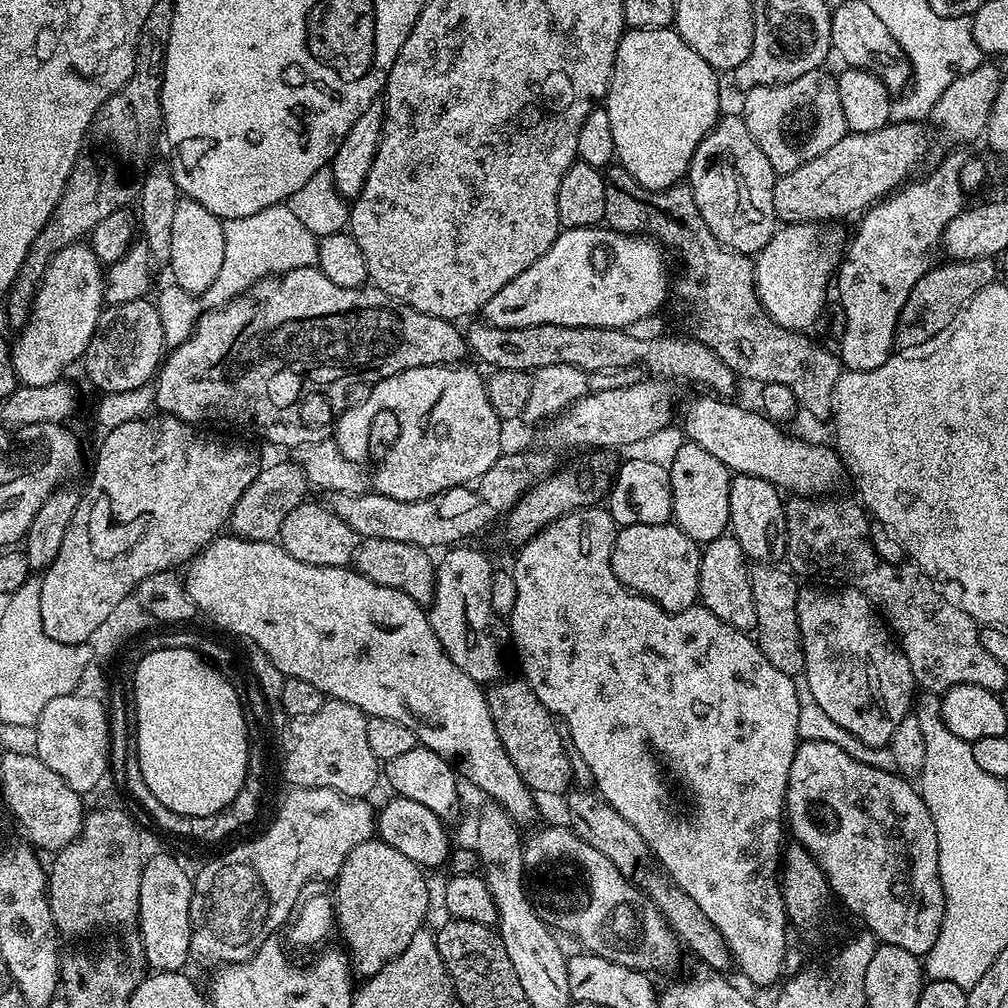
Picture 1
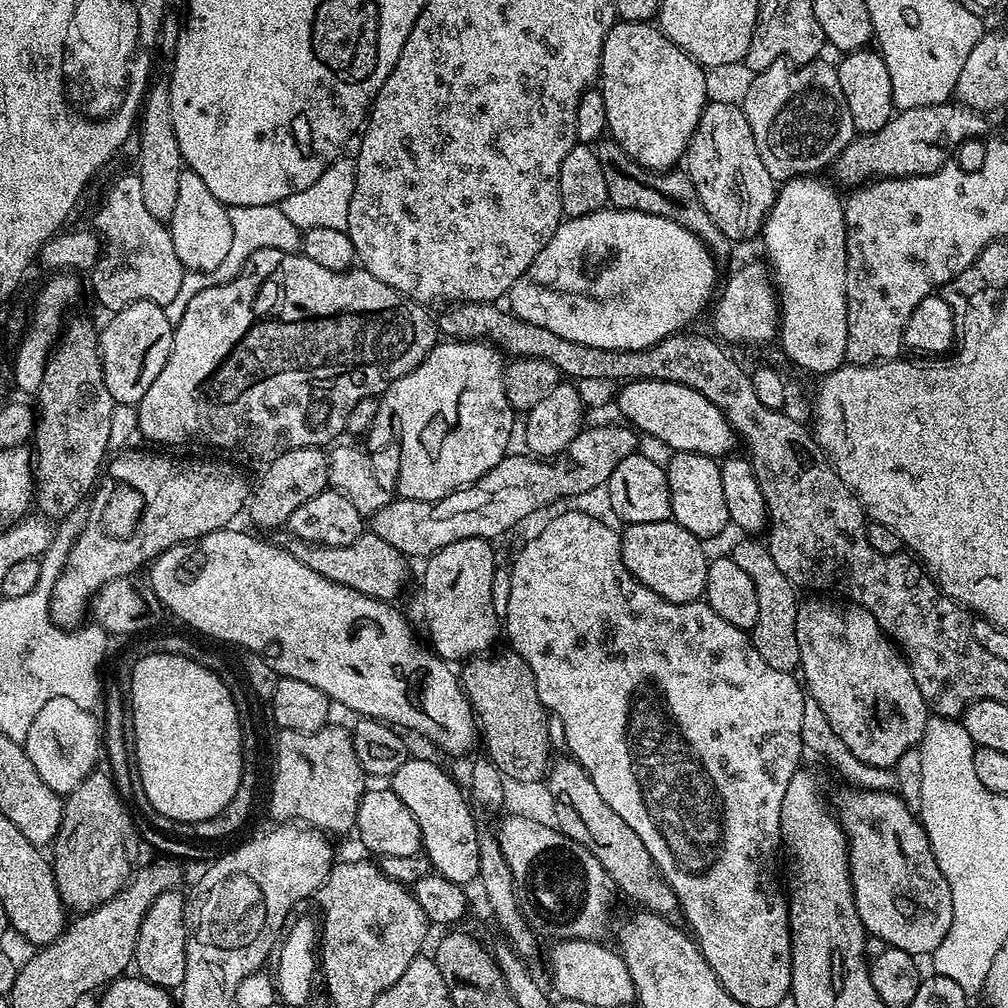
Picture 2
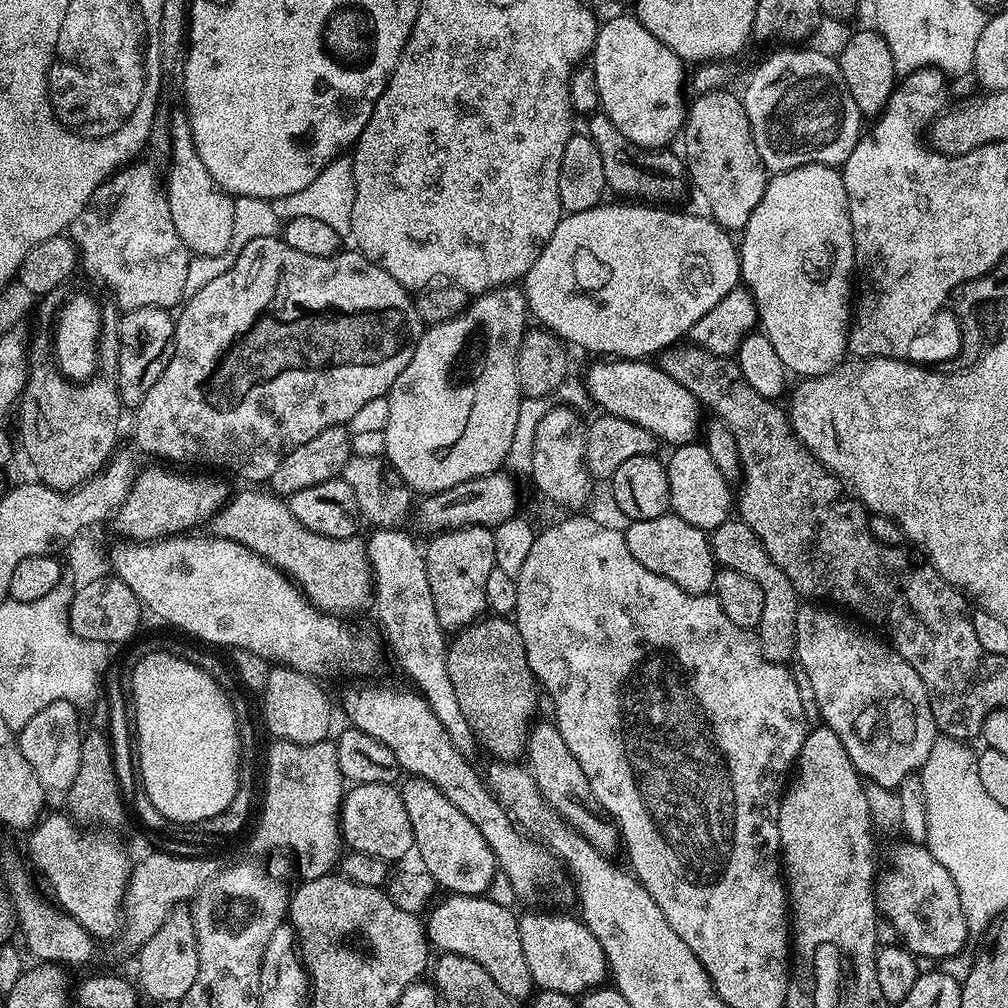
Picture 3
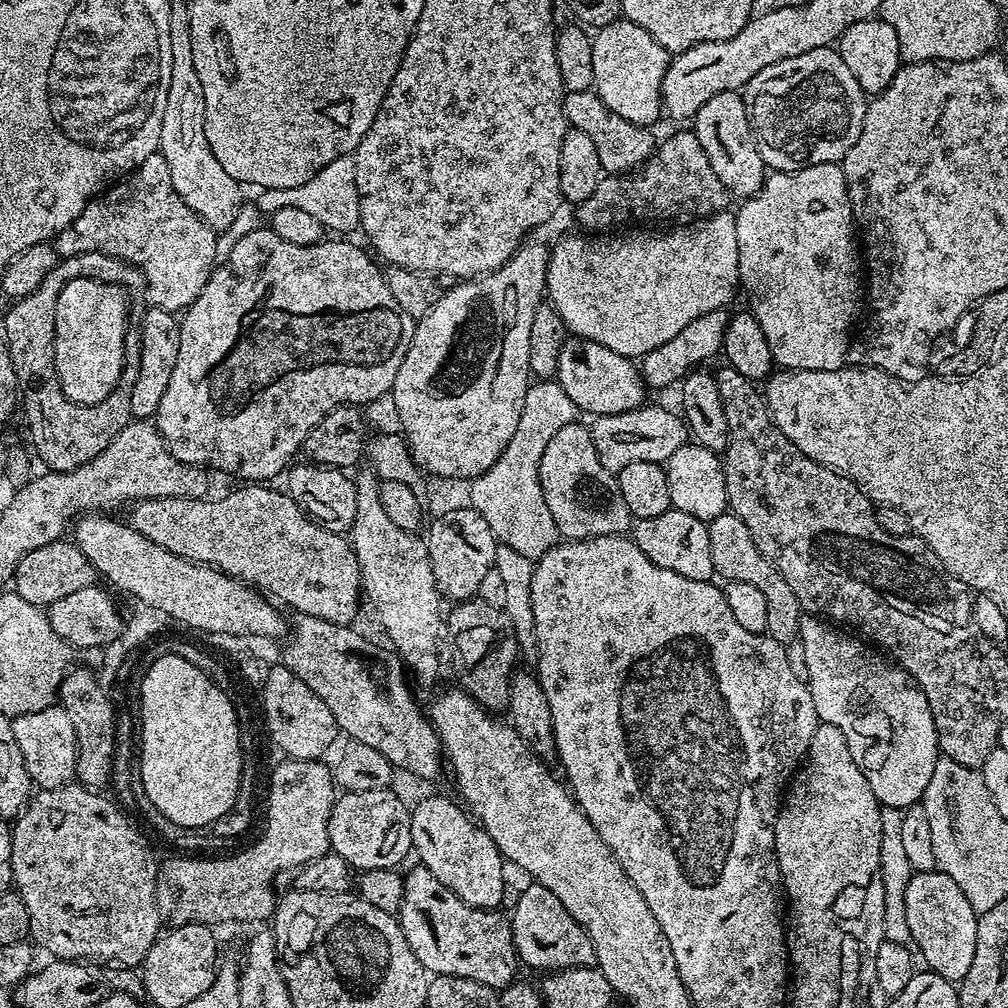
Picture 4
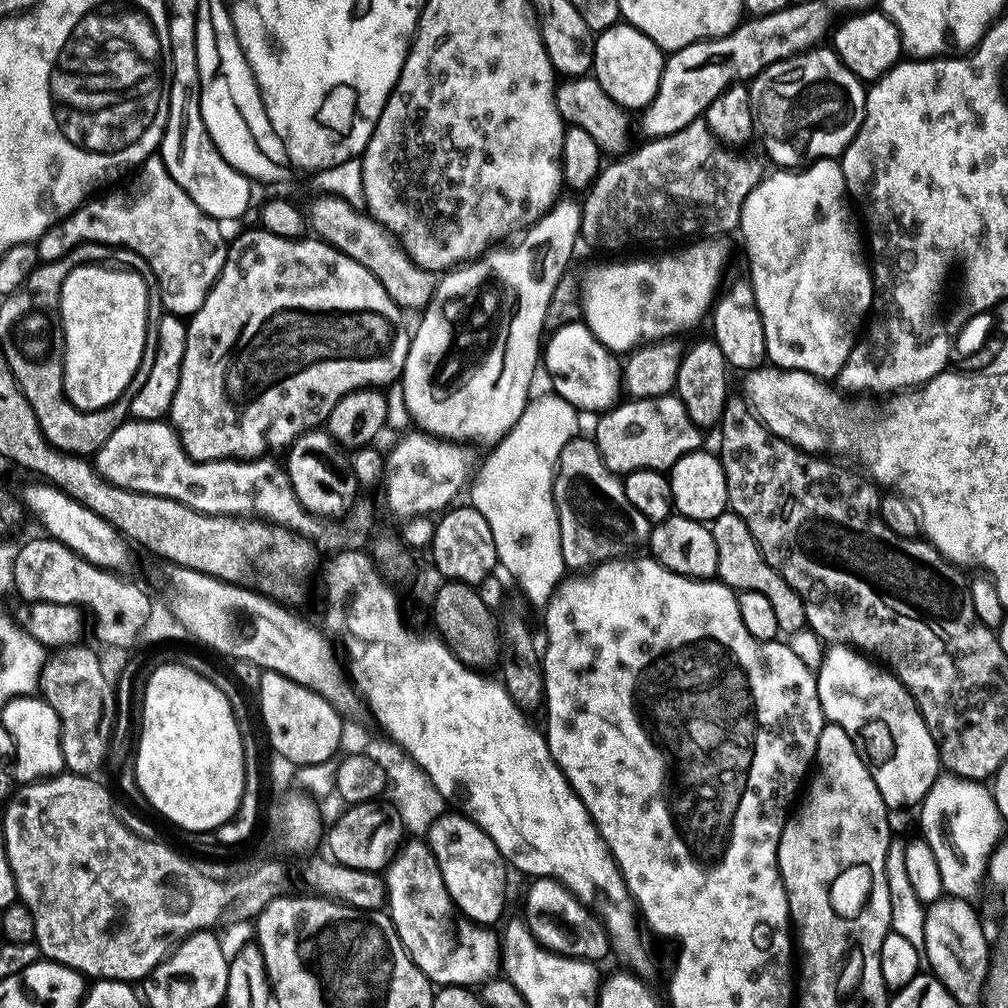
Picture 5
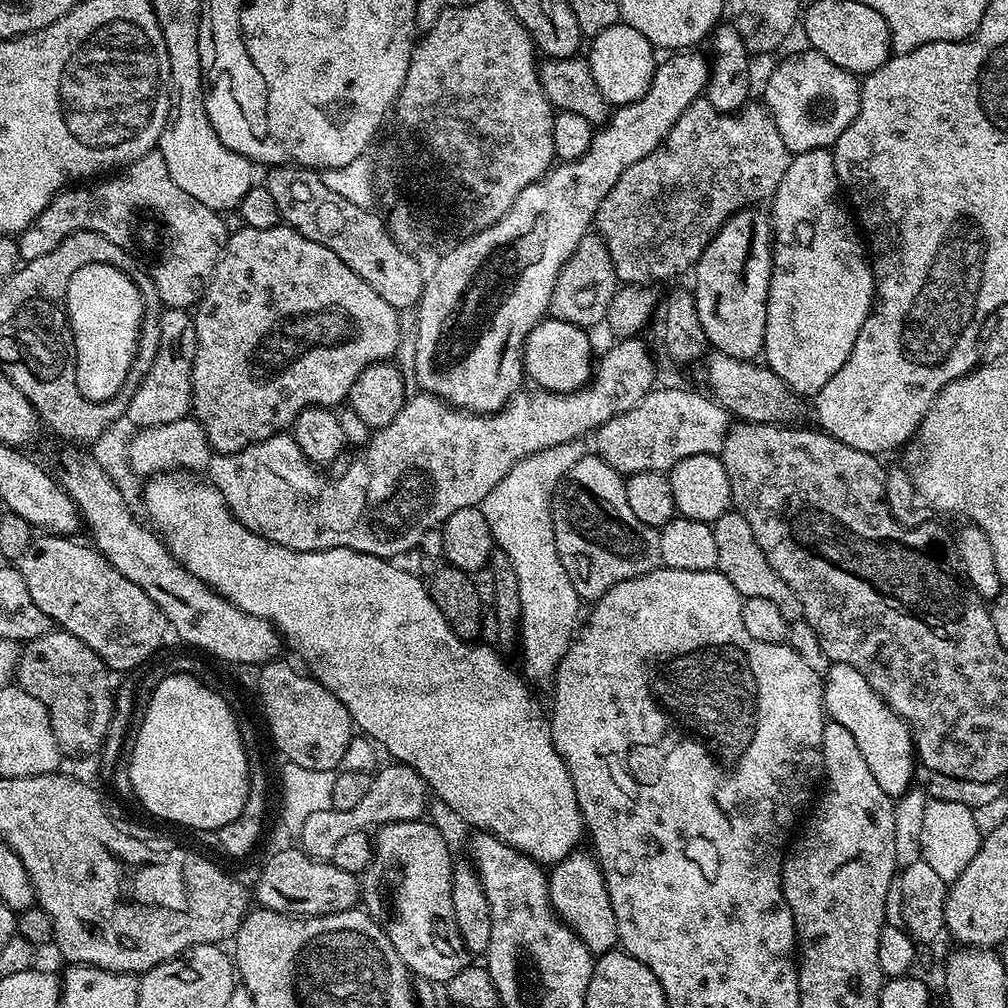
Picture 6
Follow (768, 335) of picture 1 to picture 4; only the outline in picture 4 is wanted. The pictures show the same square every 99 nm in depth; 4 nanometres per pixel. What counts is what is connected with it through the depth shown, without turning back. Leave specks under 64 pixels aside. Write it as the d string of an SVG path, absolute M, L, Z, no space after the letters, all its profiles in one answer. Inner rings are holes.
M594 90L587 92L569 92L564 98L564 116L571 127L582 130L594 141L598 149L598 162L601 169L608 174L627 174L635 172L652 157L658 147L658 136L651 127L626 122L622 114L614 114L606 102Z

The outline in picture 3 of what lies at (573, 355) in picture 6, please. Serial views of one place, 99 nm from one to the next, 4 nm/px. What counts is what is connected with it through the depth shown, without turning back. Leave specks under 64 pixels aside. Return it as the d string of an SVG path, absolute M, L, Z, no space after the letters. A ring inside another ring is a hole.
M600 358L597 361L597 364L589 366L588 377L585 378L584 384L588 387L593 402L600 407L601 413L617 416L626 422L634 422L656 437L657 441L664 443L665 440L668 446L691 444L701 435L702 405L700 401L694 398L694 394L690 394L690 390L686 390L686 386L678 386L678 382L674 382L674 378L670 378L670 374L666 374L655 363L644 358L638 360Z

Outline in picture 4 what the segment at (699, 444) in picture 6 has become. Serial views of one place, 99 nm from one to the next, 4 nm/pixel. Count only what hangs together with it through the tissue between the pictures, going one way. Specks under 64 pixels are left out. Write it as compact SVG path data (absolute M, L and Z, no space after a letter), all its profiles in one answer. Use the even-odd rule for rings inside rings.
M641 406L634 410L626 410L622 414L597 416L591 421L594 446L598 450L598 458L602 466L613 474L619 474L630 462L654 462L663 465L684 444L689 443L688 425L679 415L667 412L664 408L648 408Z

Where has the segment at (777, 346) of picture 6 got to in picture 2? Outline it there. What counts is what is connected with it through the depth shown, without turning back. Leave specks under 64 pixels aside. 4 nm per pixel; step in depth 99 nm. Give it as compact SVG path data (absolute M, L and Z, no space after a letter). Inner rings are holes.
M815 175L797 176L776 193L776 200L764 220L762 241L769 256L770 272L778 289L780 327L778 344L800 368L827 374L845 363L846 354L846 222L844 200Z

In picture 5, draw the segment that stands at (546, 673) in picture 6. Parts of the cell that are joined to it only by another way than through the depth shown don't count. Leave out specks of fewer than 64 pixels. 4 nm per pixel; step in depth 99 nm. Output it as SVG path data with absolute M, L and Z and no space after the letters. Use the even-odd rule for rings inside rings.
M545 390L541 396L533 395L522 410L522 418L518 418L512 429L489 451L492 453L481 468L479 465L470 484L471 507L476 508L478 514L482 514L482 518L486 518L486 523L490 525L490 534L494 534L494 550L499 567L505 568L520 583L525 598L536 607L536 610L543 609L566 576L556 503L552 500L552 482L556 477L556 464L560 460L560 452L571 440L581 435L580 419L582 416L578 409L570 402L566 402L566 398L557 396L555 392Z

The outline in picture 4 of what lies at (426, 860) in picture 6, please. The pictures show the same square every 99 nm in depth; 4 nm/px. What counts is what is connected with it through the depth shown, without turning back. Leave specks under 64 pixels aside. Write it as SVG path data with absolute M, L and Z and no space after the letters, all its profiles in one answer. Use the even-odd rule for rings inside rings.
M416 866L412 873L404 876L404 900L400 903L398 919L400 928L404 931L406 942L410 942L410 950L422 962L422 966L430 974L438 976L465 976L474 982L482 982L497 990L506 987L517 979L518 957L512 941L512 925L507 919L500 917L501 913L486 908L475 908L458 898L430 870Z

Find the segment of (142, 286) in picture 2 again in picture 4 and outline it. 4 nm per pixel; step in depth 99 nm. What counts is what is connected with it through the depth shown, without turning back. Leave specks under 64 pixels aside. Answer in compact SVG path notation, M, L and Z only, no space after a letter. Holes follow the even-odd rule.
M159 150L150 154L146 162L131 169L123 178L104 189L98 196L93 196L88 205L54 237L57 257L82 256L88 252L96 252L100 256L113 256L115 260L123 260L125 265L137 268L148 283L148 304L173 314L183 313L198 298L198 294L206 286L208 277L217 263L217 233L203 220L182 198L178 198L178 190L174 190L174 182L170 178L170 166L166 166L166 158Z

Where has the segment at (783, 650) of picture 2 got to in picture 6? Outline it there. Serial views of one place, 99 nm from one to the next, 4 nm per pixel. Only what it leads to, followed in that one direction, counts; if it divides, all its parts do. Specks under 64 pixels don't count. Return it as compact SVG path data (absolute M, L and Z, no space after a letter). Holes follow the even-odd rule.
M729 510L721 514L719 518L711 521L714 542L718 545L718 562L716 568L734 586L734 590L740 592L744 598L767 598L779 612L782 618L793 622L803 617L802 602L798 602L798 594L786 586L782 574L766 562L766 554L762 554L762 546L754 542L754 530L750 530L750 522L742 518L742 514L735 510Z

